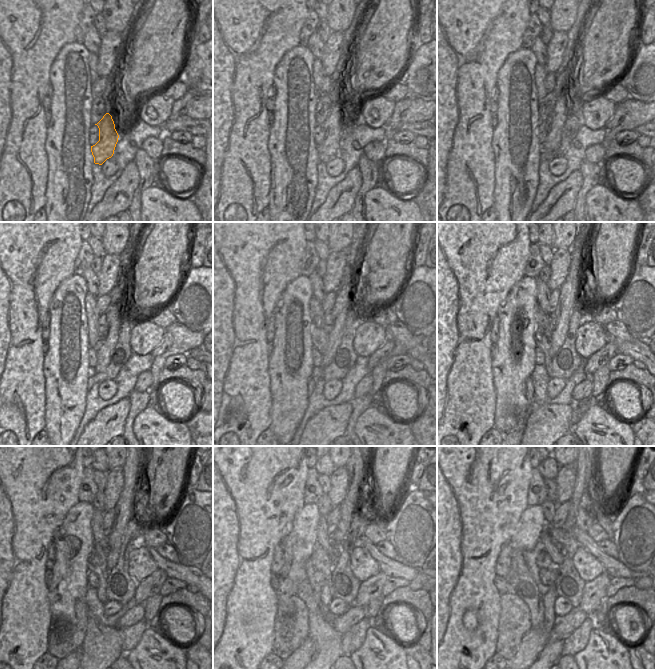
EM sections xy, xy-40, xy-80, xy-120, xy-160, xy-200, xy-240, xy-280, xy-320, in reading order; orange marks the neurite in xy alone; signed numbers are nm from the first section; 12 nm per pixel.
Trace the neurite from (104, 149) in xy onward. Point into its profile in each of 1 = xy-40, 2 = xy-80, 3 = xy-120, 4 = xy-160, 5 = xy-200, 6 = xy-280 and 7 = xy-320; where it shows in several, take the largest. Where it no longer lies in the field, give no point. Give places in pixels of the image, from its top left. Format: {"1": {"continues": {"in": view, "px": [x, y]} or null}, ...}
{"1": {"continues": {"in": "xy-40", "px": [332, 126]}}, "2": {"continues": {"in": "xy-80", "px": [554, 124]}}, "3": {"continues": {"in": "xy-120", "px": [103, 355]}}, "4": {"continues": {"in": "xy-160", "px": [342, 304]}}, "5": {"continues": {"in": "xy-200", "px": [568, 297]}}, "6": {"continues": {"in": "xy-280", "px": [354, 466]}}, "7": {"continues": {"in": "xy-320", "px": [580, 487]}}}

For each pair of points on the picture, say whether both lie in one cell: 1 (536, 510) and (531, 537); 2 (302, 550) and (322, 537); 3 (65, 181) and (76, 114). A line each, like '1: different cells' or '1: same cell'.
1: same cell
2: different cells
3: same cell

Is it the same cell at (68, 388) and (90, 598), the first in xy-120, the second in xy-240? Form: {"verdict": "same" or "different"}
{"verdict": "different"}

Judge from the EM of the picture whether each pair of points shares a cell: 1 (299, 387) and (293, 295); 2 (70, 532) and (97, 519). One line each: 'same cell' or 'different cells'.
1: same cell
2: different cells

